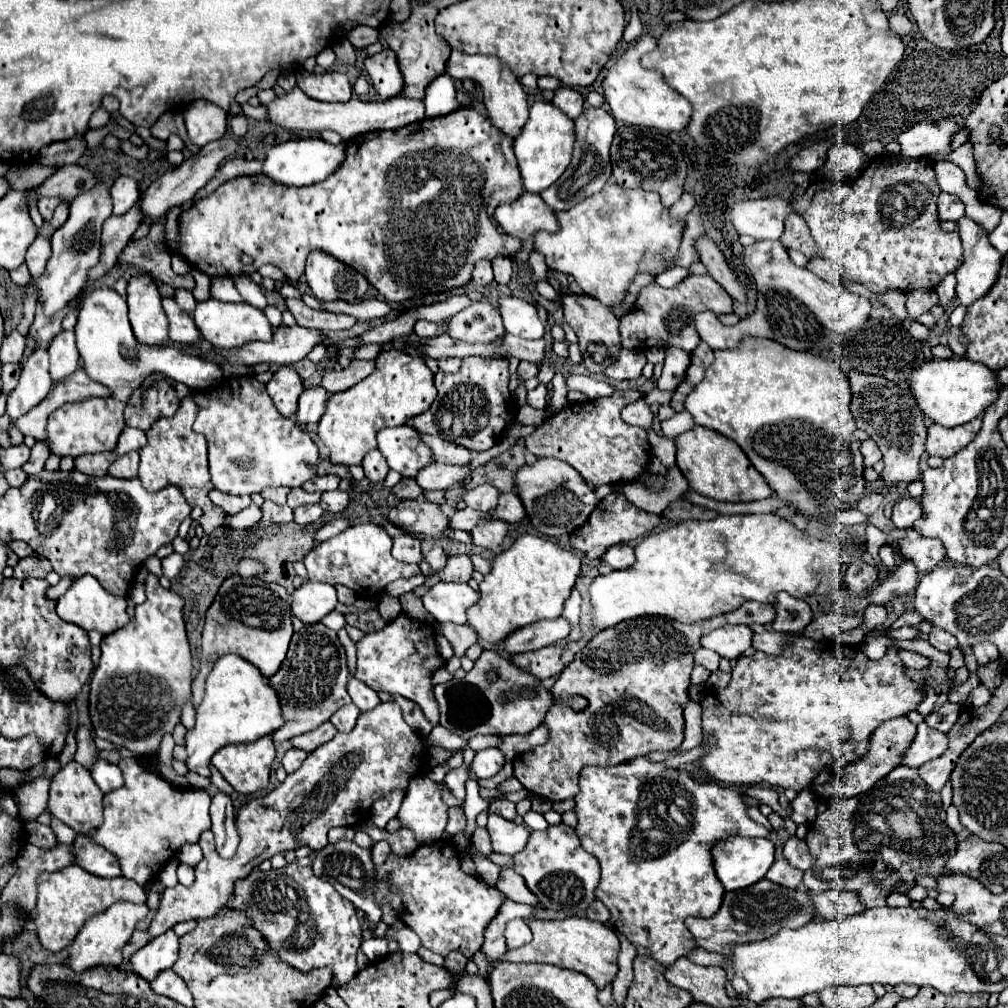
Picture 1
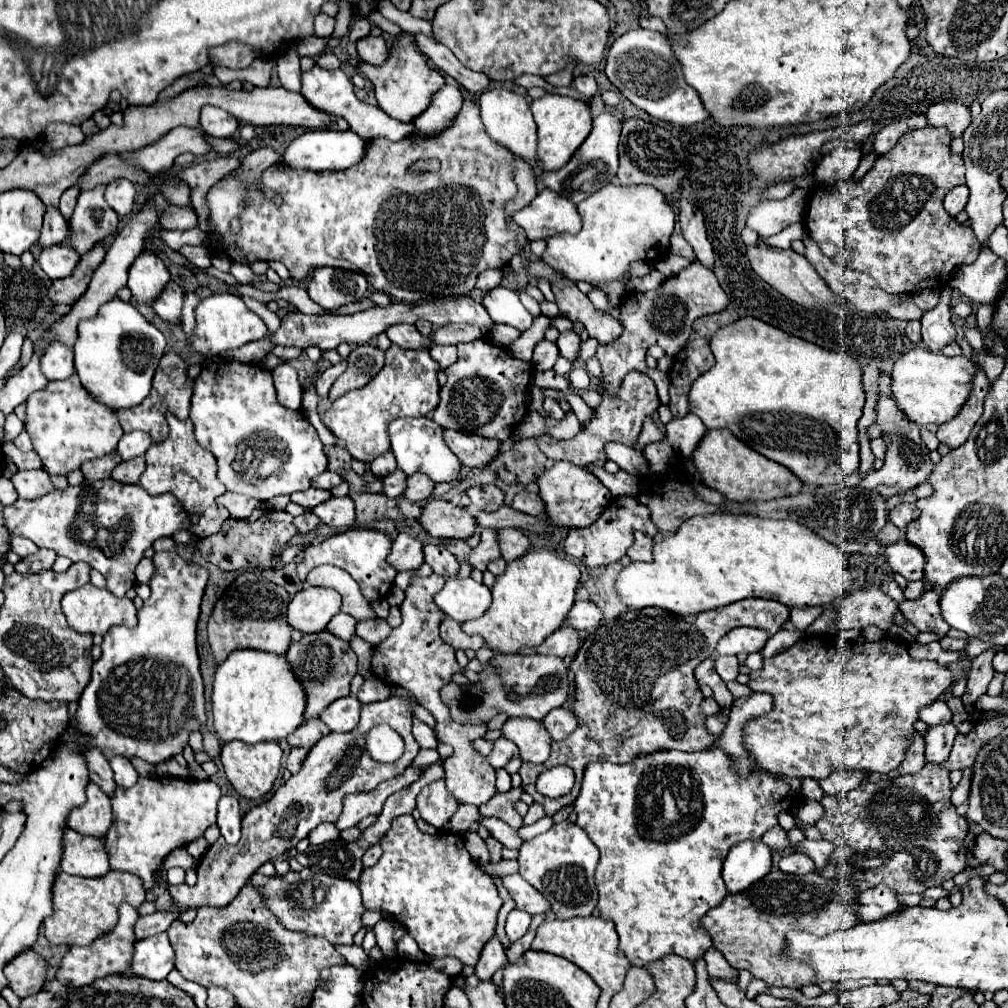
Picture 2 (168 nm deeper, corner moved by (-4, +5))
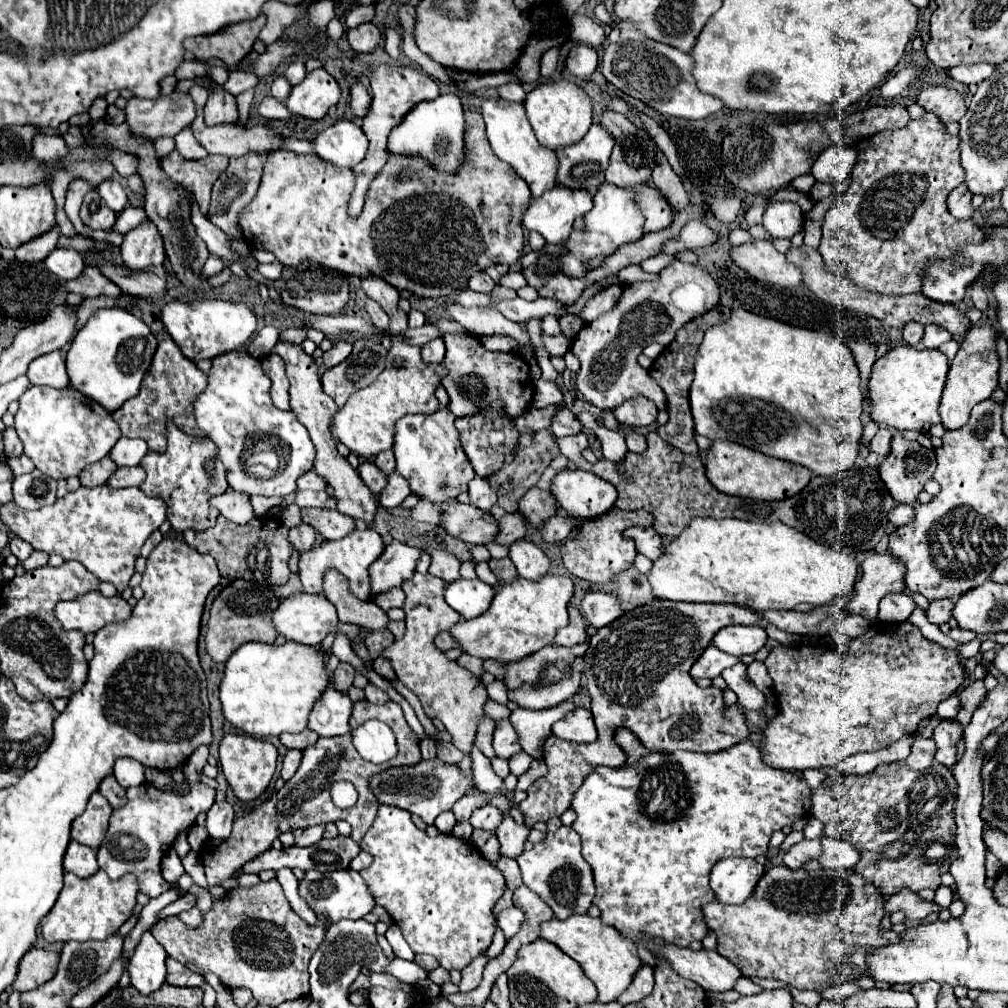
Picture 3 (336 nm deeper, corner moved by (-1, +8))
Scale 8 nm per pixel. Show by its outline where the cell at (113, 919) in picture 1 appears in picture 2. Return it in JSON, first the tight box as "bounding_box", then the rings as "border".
{"bounding_box":[57,902,139,986],"border":[[[127,902],[121,904],[119,906],[119,922],[113,930],[95,938],[89,946],[71,946],[69,948],[69,952],[65,954],[65,958],[61,962],[61,968],[57,972],[57,980],[63,986],[87,986],[95,978],[103,978],[109,974],[123,974],[131,964],[133,944],[135,944],[133,926],[135,926],[137,918],[139,918],[139,914],[131,904],[127,904]]]}

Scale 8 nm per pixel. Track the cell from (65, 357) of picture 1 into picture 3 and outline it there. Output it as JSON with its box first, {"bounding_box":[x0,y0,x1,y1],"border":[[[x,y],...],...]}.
{"bounding_box":[26,351,68,389],"border":[[[52,351],[52,353],[36,357],[30,363],[26,377],[30,379],[32,385],[46,385],[46,387],[54,387],[54,389],[64,389],[68,385],[68,375],[66,375],[66,365],[64,365],[60,351]]]}

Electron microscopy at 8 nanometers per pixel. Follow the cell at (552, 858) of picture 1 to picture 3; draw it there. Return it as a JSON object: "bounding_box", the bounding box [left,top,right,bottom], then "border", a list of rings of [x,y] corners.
{"bounding_box":[518,827,594,919],"border":[[[560,827],[548,833],[544,841],[536,843],[530,851],[524,851],[518,859],[524,885],[538,893],[556,913],[558,919],[566,919],[574,913],[586,913],[594,897],[592,869],[580,853],[580,837],[572,827]]]}

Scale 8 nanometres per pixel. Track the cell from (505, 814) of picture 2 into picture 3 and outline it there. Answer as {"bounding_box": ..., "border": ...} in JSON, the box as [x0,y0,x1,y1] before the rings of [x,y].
{"bounding_box":[496,815,530,859],"border":[[[504,815],[502,825],[496,829],[496,837],[500,841],[500,855],[508,859],[516,859],[524,851],[528,833],[530,829],[526,825],[518,825],[508,815]]]}

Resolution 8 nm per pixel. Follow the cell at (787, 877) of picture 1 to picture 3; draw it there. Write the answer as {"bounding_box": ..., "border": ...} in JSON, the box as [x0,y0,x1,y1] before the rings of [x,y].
{"bounding_box":[784,839,822,869],"border":[[[804,839],[790,847],[788,853],[784,853],[784,865],[788,869],[798,869],[810,859],[818,859],[822,853],[820,839]]]}

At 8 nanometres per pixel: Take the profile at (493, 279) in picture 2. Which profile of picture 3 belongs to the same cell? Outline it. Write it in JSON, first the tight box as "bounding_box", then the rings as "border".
{"bounding_box":[468,271,496,293],"border":[[[484,271],[472,275],[470,281],[468,281],[468,287],[470,287],[472,291],[478,291],[478,293],[490,293],[490,291],[494,289],[494,285],[496,285],[496,283],[494,283]]]}

